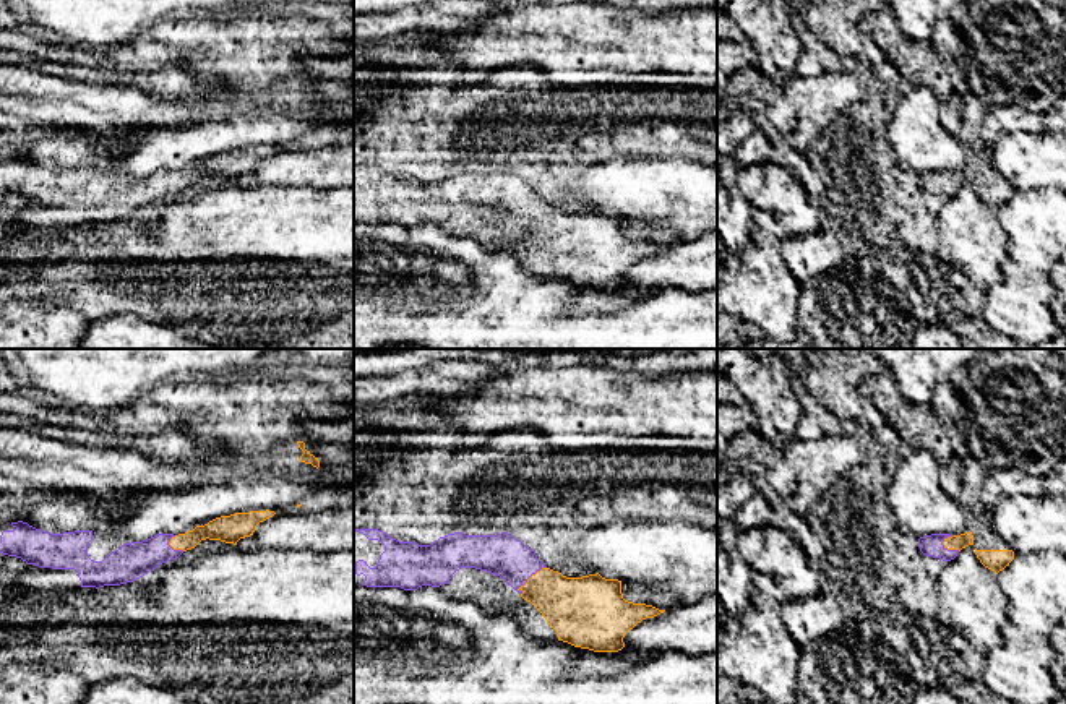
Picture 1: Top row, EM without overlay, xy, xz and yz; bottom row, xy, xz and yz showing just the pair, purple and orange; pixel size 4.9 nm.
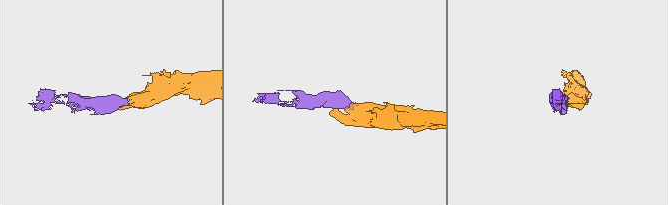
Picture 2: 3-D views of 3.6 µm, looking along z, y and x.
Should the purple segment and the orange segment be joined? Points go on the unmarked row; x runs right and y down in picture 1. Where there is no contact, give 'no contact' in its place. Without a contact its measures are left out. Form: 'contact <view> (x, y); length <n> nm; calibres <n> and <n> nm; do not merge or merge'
contact xz (531, 211); length 190 nm; calibres 200 and 280 nm; merge

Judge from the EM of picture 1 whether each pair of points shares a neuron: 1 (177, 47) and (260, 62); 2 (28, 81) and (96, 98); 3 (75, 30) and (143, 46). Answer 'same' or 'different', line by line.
1: same
2: same
3: different

